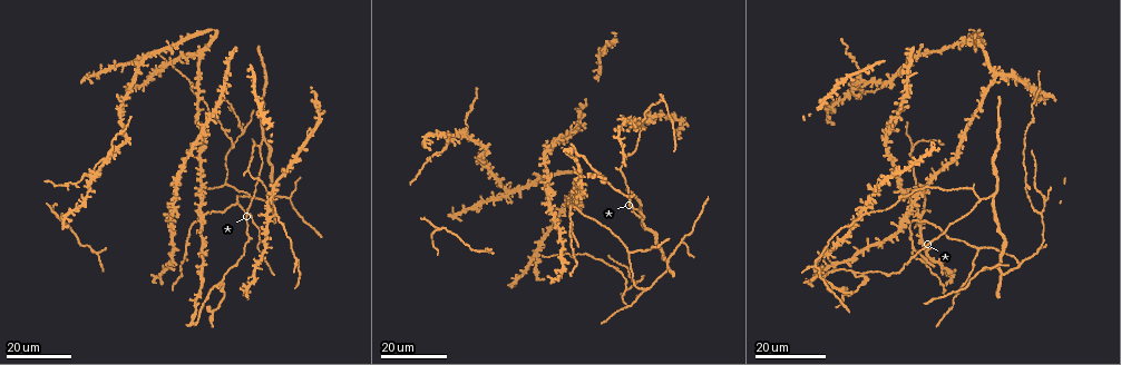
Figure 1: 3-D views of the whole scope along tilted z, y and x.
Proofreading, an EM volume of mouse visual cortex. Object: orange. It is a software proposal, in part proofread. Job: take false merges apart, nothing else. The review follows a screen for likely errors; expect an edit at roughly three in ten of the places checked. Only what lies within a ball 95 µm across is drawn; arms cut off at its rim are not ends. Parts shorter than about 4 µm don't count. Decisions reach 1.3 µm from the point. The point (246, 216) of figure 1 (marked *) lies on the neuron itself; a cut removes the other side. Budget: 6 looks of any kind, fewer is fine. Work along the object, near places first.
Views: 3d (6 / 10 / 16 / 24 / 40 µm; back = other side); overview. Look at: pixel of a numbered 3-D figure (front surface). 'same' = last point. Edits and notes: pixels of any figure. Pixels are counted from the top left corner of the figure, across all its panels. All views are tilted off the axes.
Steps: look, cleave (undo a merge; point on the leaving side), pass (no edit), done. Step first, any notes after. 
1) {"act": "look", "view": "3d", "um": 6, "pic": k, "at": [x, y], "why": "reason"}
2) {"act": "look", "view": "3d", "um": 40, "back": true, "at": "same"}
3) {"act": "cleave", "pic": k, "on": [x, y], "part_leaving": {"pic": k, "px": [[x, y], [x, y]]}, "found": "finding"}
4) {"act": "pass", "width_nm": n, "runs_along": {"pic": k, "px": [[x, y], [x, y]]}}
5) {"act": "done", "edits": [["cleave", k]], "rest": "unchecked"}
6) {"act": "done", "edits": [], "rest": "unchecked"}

{"act": "look", "view": "3d", "um": 24, "pic": 1, "at": [666, 257], "why": "side arm on a straight run"}

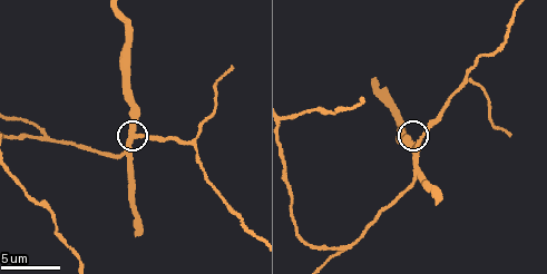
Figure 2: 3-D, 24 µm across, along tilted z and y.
{"act": "look", "view": "3d", "um": 10, "pic": 2, "at": [135, 138]}

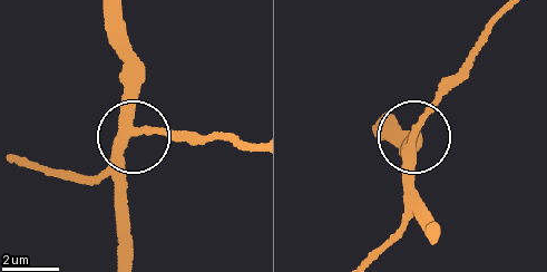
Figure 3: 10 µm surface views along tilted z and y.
{"act": "pass", "width_nm": 290, "found": "all the same neuron"}

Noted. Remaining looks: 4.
{"act": "look", "view": "3d", "um": 16, "pic": 1, "at": [625, 290], "why": "three-way junction"}

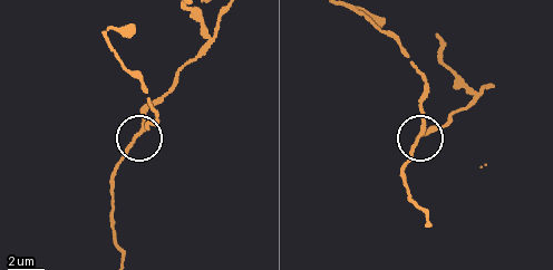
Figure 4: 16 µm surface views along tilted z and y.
{"act": "look", "view": "3d", "um": 6, "pic": 4, "at": [425, 127]}

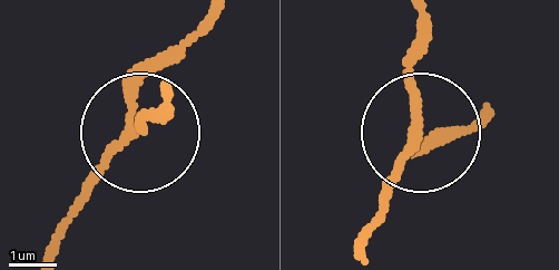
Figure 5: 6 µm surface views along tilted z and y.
{"act": "look", "view": "3d", "um": 6, "back": true, "pic": 5, "at": [412, 137]}

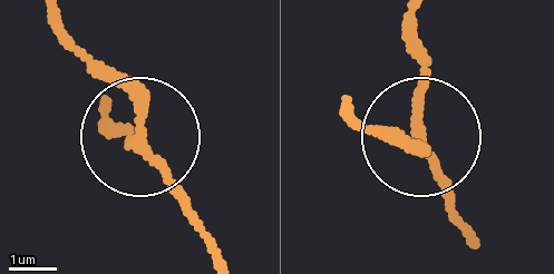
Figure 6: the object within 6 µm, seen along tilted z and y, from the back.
{"act": "pass", "runs_along": {"pic": 6, "px": [[216, 255], [132, 105], [55, 23]]}, "found": "all the same neuron"}

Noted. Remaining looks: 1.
{"act": "done", "edits": [], "rest": "unchecked"}

